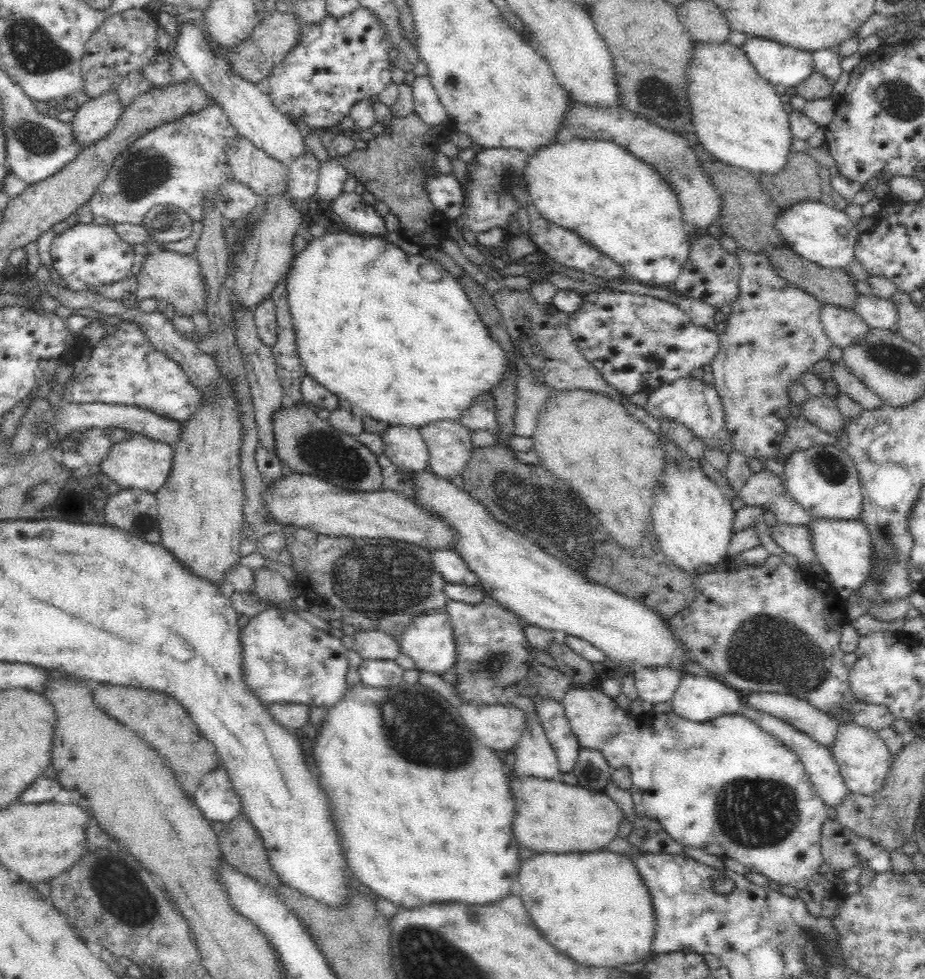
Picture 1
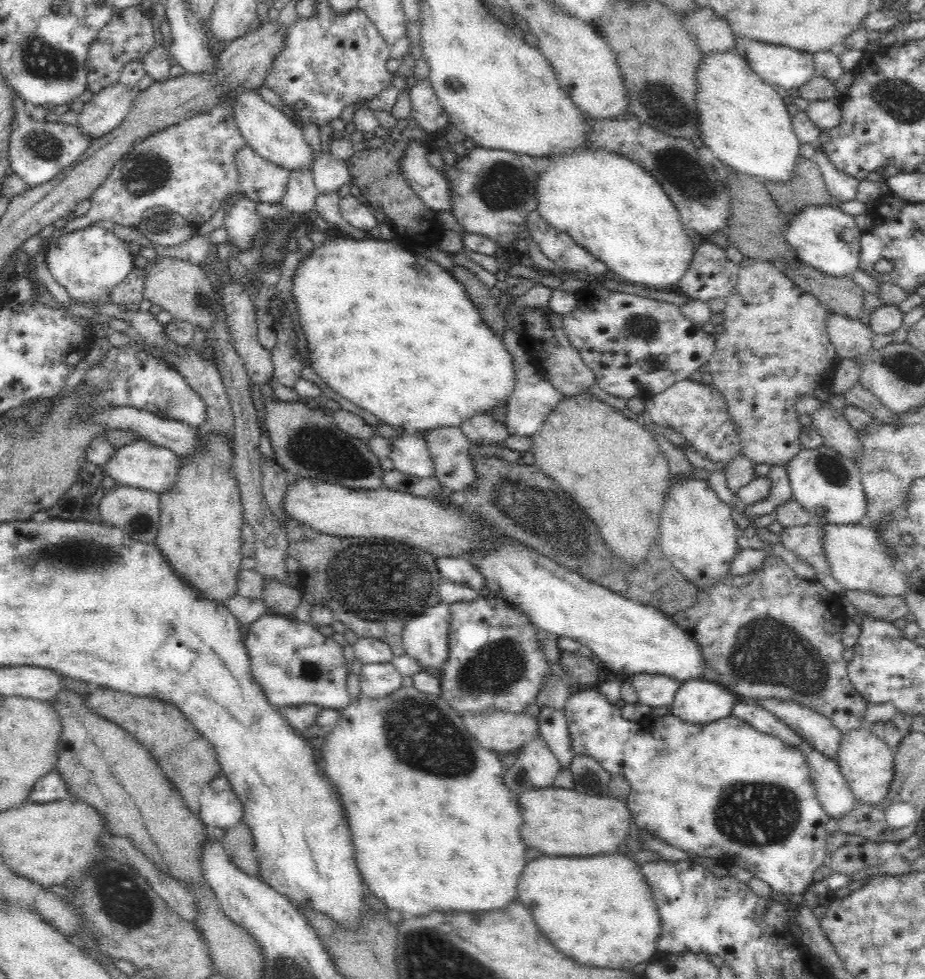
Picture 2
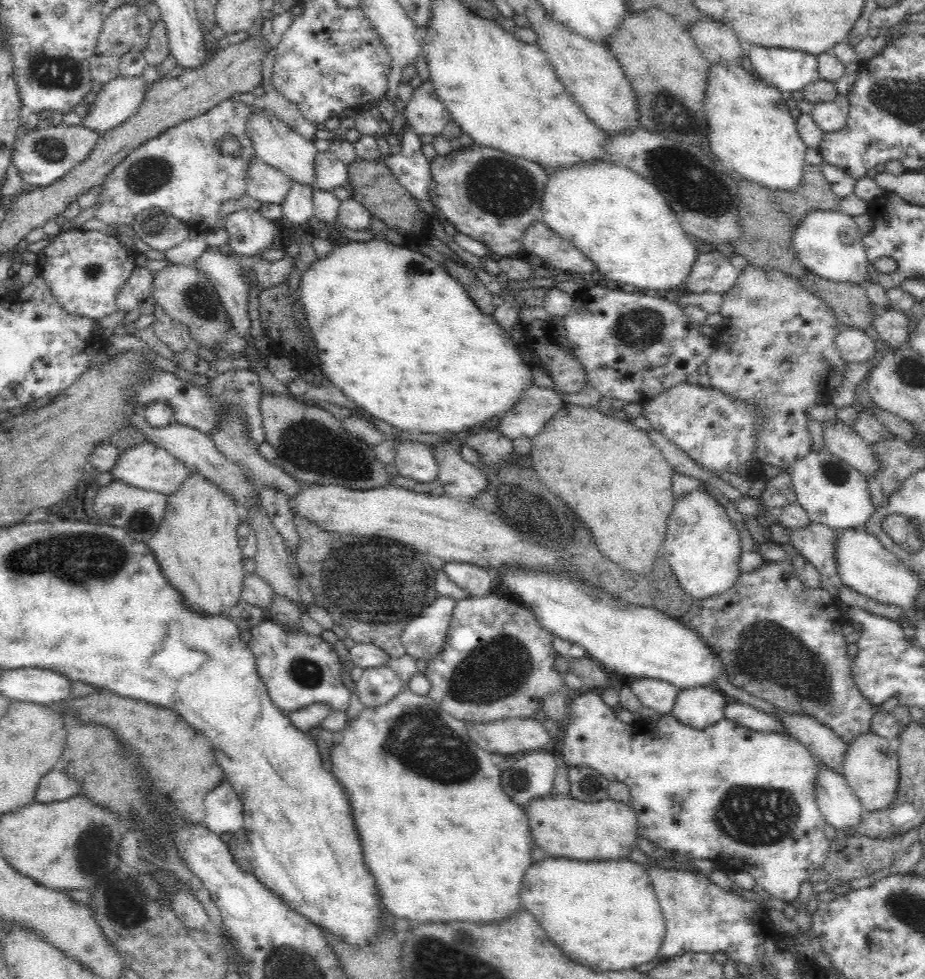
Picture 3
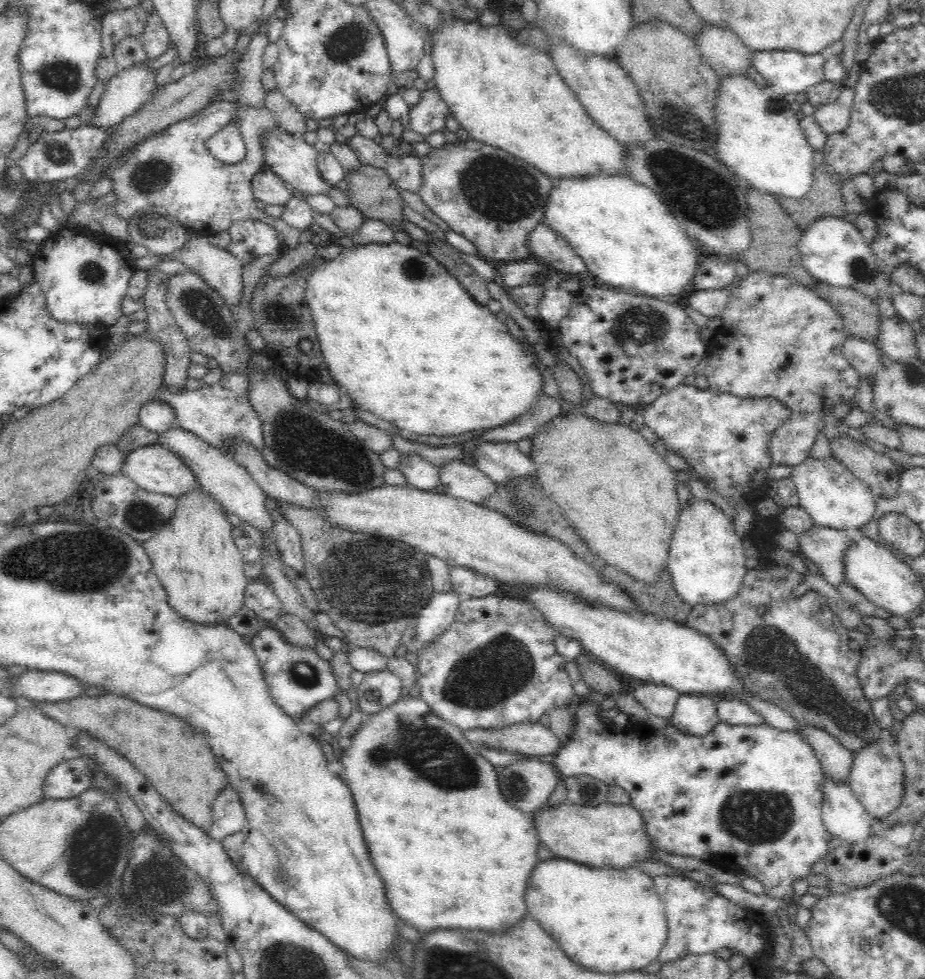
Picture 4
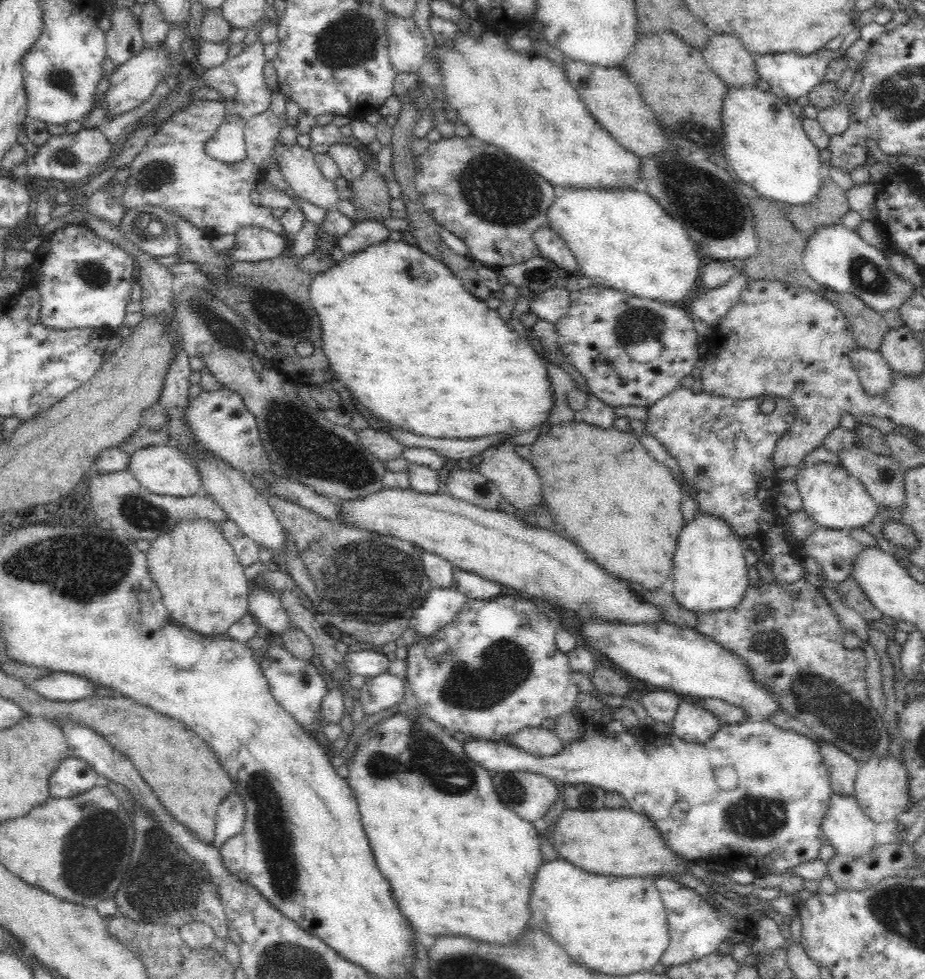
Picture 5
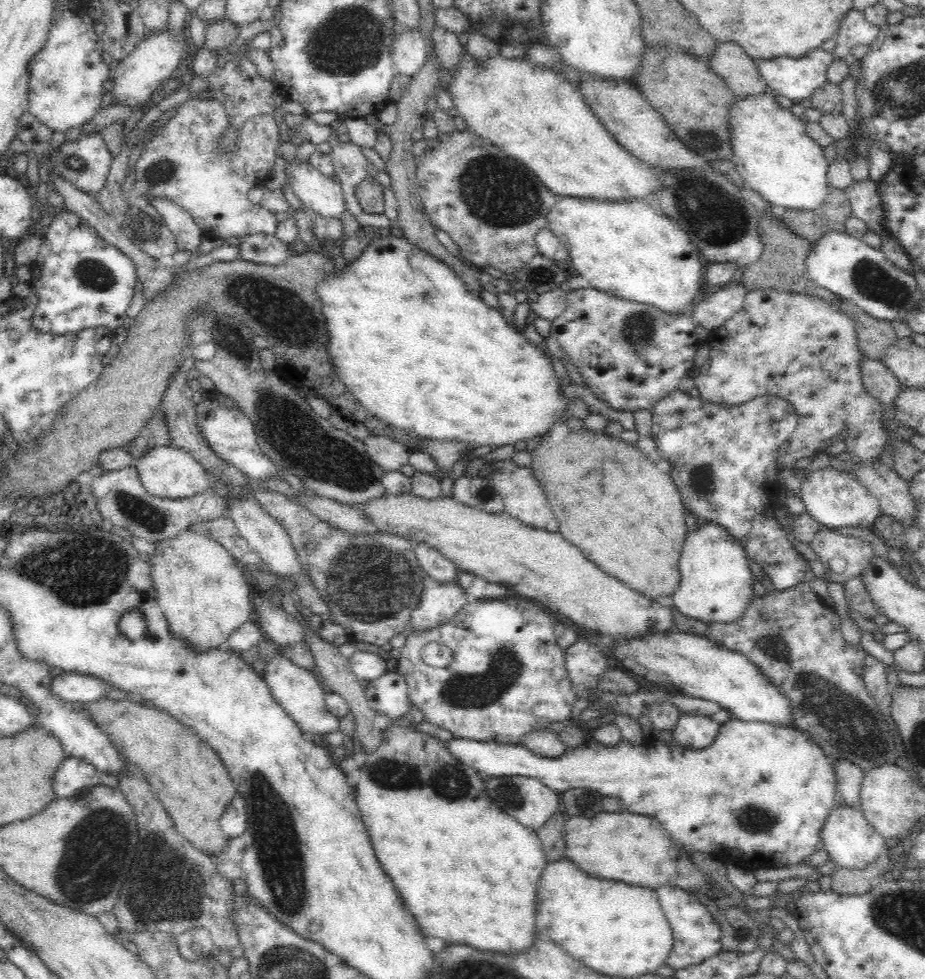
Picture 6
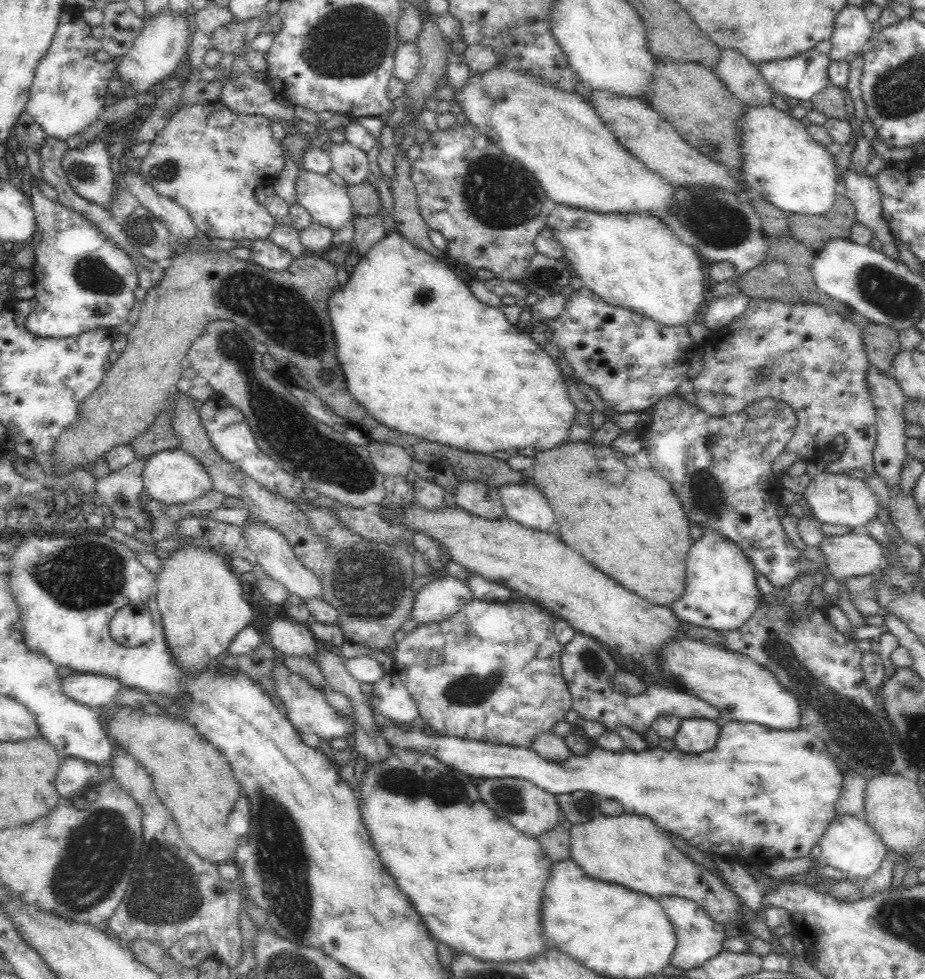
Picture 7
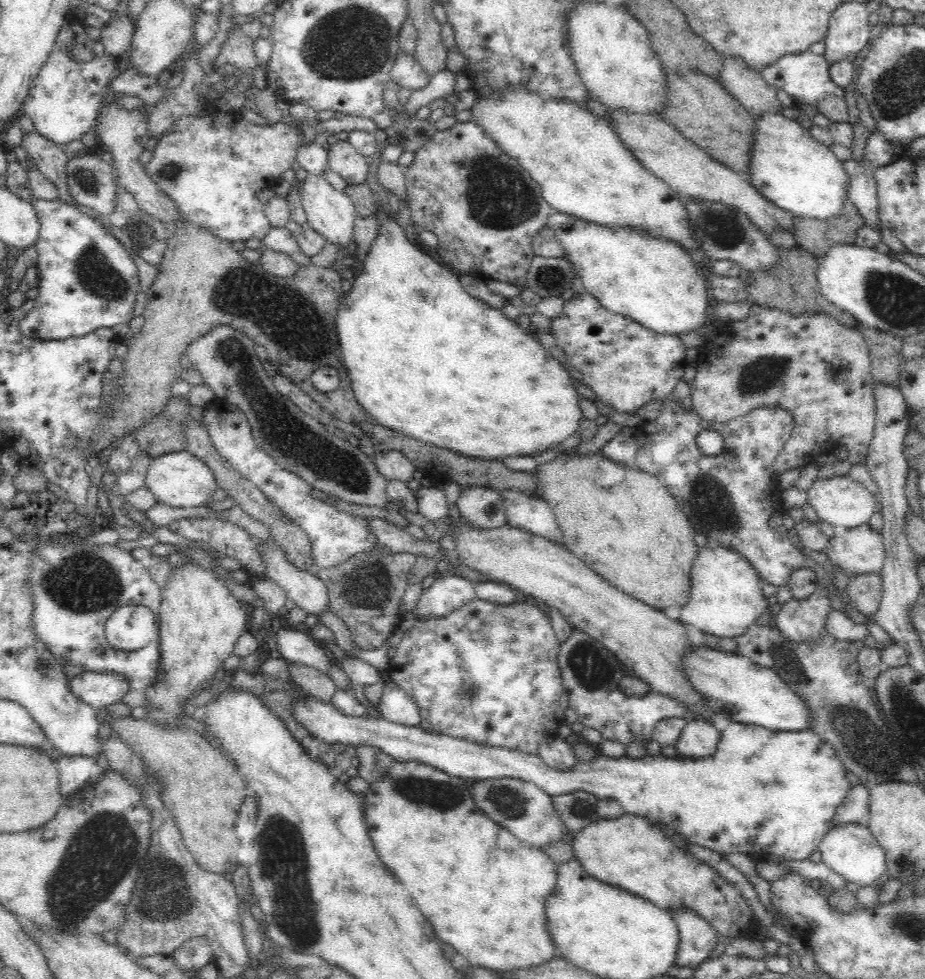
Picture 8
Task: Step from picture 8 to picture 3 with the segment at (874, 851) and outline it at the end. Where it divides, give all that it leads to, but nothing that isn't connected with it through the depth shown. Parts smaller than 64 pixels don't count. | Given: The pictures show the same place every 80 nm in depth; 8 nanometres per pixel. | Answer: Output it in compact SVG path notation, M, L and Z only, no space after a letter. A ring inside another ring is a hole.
M820 766L815 780L817 804L824 821L836 831L848 831L848 835L858 835L864 809L859 798L853 794L846 778L838 772Z

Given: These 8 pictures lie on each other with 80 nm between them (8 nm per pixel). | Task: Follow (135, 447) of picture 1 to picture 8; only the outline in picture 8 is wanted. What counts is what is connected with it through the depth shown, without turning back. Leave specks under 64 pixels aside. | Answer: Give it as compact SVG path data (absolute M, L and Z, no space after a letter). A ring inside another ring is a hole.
M187 450L169 452L153 458L145 476L145 485L152 491L157 503L172 508L205 506L219 489L213 470Z

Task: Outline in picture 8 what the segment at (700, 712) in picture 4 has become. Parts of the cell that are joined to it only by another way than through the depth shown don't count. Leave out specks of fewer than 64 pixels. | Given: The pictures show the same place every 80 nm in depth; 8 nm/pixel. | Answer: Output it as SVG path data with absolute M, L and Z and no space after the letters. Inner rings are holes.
M687 719L675 747L682 758L710 758L716 754L720 737L712 723Z

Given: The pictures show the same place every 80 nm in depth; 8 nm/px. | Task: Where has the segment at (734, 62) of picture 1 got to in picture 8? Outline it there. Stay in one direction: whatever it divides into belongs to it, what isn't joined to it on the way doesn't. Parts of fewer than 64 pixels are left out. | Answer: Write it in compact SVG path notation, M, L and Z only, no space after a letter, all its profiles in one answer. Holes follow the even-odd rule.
M782 113L755 117L748 179L772 204L796 217L826 220L837 217L847 199L848 173L829 146L812 138L808 128Z

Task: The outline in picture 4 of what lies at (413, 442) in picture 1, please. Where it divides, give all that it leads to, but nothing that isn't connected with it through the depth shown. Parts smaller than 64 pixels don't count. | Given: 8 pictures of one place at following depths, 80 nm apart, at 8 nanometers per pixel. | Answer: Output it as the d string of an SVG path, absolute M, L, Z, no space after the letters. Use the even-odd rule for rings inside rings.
M401 455L401 458L399 469L410 487L421 491L439 491L441 480L438 468L416 455Z

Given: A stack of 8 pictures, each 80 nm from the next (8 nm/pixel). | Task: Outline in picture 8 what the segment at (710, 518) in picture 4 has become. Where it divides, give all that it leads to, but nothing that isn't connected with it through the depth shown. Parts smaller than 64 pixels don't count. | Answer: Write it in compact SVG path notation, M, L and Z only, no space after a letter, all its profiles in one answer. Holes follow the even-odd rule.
M708 545L694 559L690 598L682 607L680 621L692 624L706 635L734 639L742 636L751 624L764 620L772 601L764 596L760 579L750 562L738 552Z

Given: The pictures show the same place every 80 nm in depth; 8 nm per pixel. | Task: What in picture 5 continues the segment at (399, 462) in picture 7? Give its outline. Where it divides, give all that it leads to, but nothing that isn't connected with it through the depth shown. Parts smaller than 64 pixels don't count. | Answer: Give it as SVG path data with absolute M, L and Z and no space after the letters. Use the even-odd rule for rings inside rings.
M367 427L356 433L362 446L382 463L388 464L390 460L403 458L405 446L400 444L388 432L380 432L378 429Z

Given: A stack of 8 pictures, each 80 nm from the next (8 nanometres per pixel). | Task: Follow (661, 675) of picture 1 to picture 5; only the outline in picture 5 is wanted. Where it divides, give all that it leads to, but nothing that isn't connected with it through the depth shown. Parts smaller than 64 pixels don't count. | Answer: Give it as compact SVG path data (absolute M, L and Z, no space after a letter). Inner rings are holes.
M659 689L655 692L640 693L637 697L654 722L669 724L674 720L681 697L674 691Z

